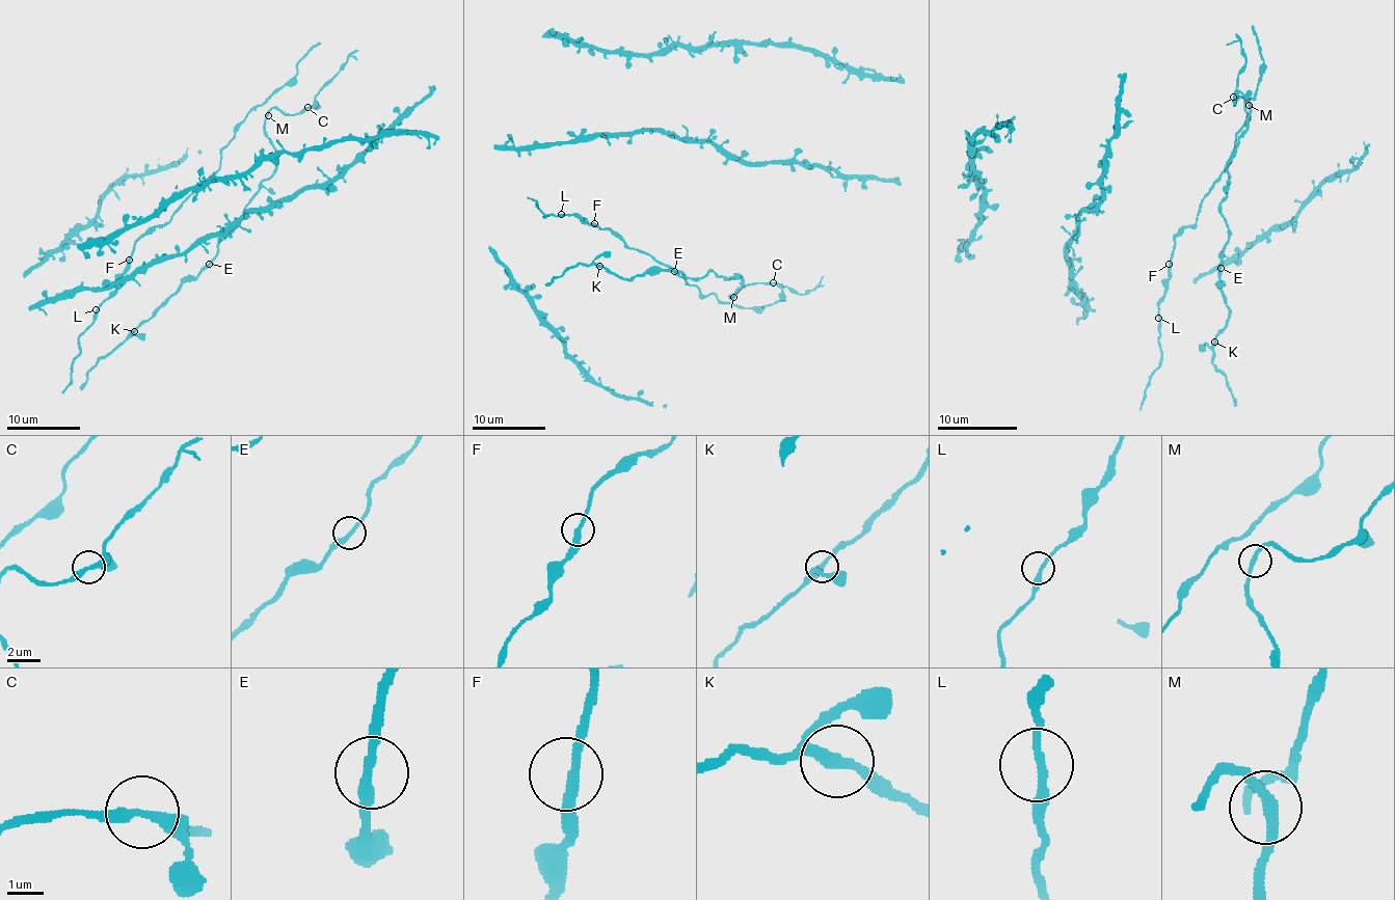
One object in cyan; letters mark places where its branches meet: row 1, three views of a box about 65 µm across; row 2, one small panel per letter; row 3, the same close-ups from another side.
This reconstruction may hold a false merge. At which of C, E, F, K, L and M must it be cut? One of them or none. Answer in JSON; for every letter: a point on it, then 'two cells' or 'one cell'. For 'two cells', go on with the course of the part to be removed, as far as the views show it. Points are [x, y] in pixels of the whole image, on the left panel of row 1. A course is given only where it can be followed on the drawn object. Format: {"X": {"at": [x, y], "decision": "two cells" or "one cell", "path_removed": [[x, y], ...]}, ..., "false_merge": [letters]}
{"C": {"at": [307, 107], "decision": "one cell"}, "E": {"at": [209, 264], "decision": "one cell"}, "F": {"at": [129, 260], "decision": "one cell"}, "K": {"at": [134, 331], "decision": "one cell"}, "L": {"at": [96, 309], "decision": "one cell"}, "M": {"at": [268, 115], "decision": "one cell"}, "false_merge": []}

